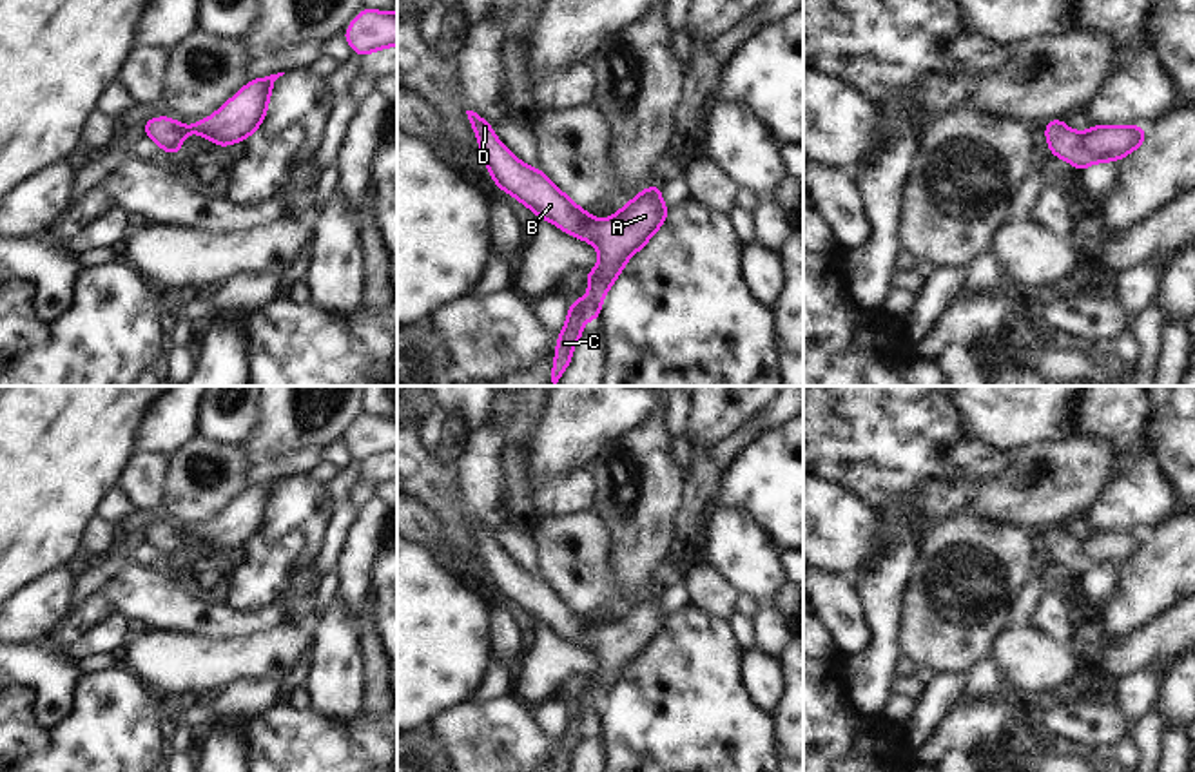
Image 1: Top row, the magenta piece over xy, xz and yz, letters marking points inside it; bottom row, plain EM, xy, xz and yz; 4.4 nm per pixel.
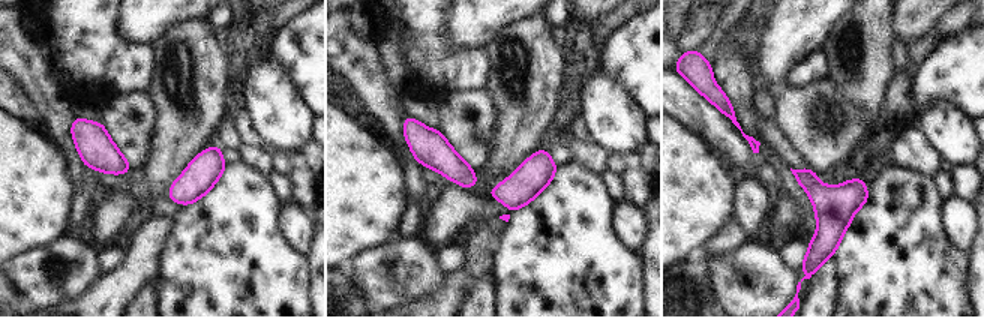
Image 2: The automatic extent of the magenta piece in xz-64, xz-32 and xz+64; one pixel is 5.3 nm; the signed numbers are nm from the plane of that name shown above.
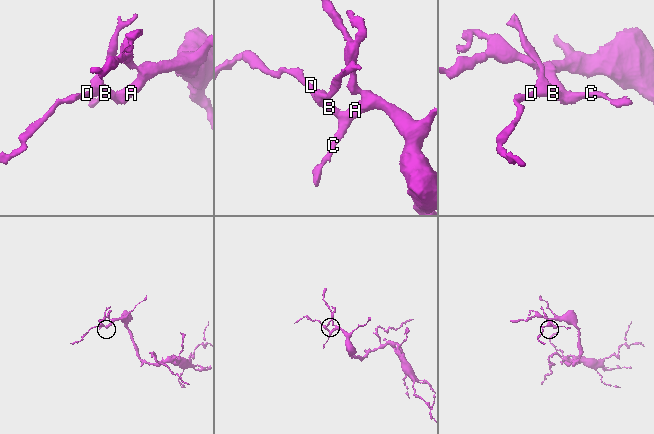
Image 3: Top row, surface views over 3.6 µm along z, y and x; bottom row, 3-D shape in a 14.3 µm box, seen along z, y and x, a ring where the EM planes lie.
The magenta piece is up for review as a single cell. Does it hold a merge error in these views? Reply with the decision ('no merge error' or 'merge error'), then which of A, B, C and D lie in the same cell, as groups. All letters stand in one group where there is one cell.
no merge error | A B C D

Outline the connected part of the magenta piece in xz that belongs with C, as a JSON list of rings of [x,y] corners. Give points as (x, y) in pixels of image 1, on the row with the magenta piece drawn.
[[[466,111],[466,114],[479,138],[484,163],[499,188],[515,196],[533,214],[555,223],[573,237],[586,239],[600,252],[598,266],[588,270],[588,290],[591,295],[580,297],[568,306],[568,321],[559,333],[549,375],[549,386],[557,386],[571,362],[575,343],[584,335],[580,323],[600,317],[606,292],[620,275],[626,261],[664,225],[669,208],[664,207],[660,183],[656,183],[617,210],[613,217],[593,221],[591,212],[577,207],[540,169],[520,163],[493,134],[491,123],[473,111]]]

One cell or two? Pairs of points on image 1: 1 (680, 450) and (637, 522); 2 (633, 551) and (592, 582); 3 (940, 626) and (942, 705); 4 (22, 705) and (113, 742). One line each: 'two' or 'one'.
1: two
2: two
3: two
4: one

